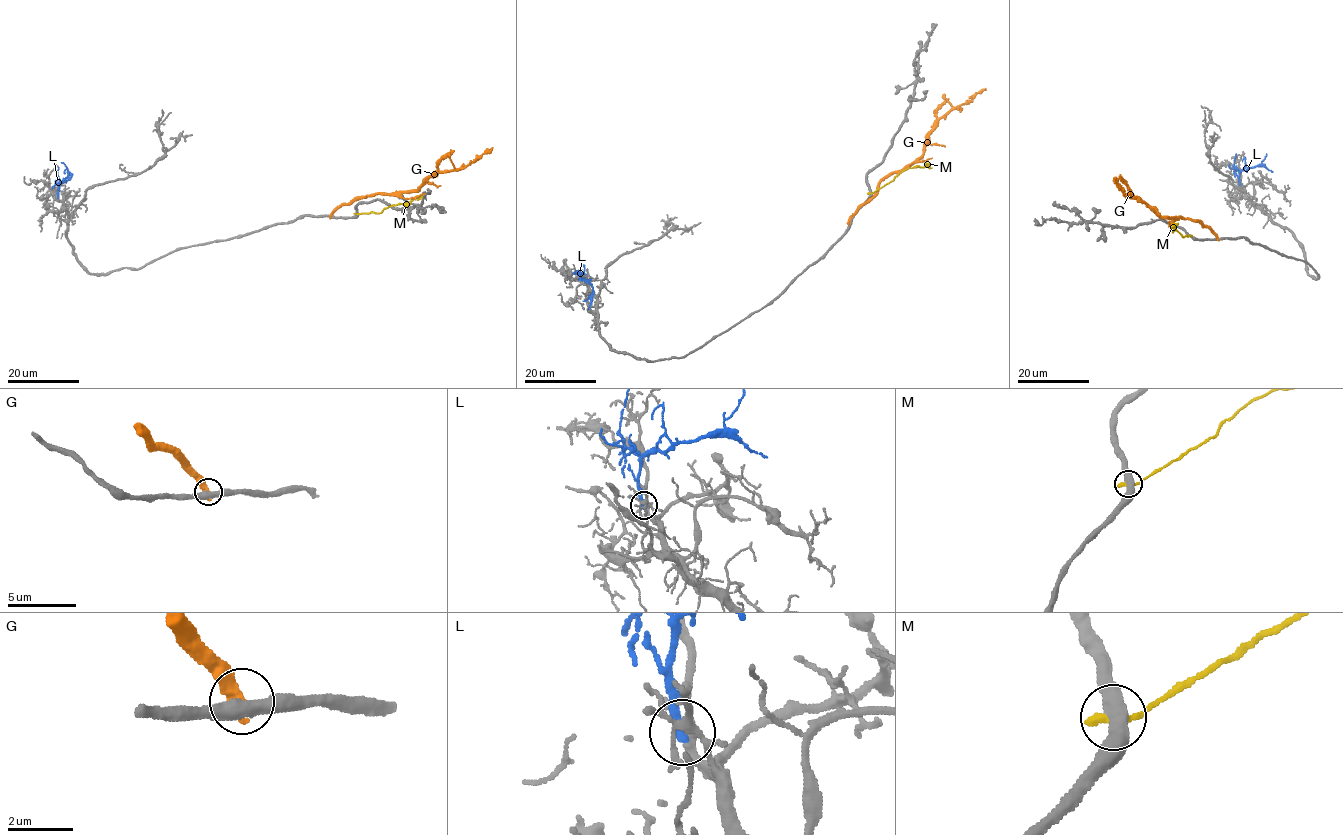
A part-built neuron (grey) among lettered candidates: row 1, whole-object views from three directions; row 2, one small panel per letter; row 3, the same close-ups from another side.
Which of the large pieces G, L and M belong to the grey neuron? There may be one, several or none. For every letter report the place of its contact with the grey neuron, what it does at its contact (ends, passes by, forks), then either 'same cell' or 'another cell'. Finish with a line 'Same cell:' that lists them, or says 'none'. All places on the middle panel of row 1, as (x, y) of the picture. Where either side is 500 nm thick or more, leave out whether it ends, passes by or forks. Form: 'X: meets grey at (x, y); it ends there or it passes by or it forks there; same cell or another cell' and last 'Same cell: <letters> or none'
G: meets grey at (849, 223); it ends there; another cell
L: meets grey at (580, 280); it ends there; same cell
M: meets grey at (870, 193); it ends there; another cell
Same cell: L

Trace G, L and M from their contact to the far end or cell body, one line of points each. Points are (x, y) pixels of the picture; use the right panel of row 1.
G: (1218, 238), (1194, 220), (1157, 216), (1135, 197), (1124, 195), (1115, 178)
L: (1240, 184), (1239, 173), (1250, 168), (1265, 166), (1273, 171)
M: (1191, 235), (1183, 237), (1174, 230), (1178, 222)

